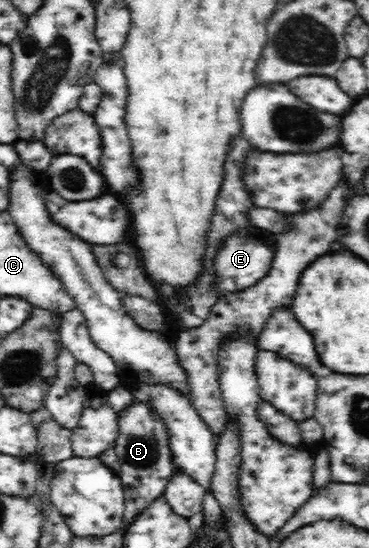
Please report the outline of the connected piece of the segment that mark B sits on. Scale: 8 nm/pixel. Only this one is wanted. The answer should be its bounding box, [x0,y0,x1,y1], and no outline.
[114,400,177,532]

